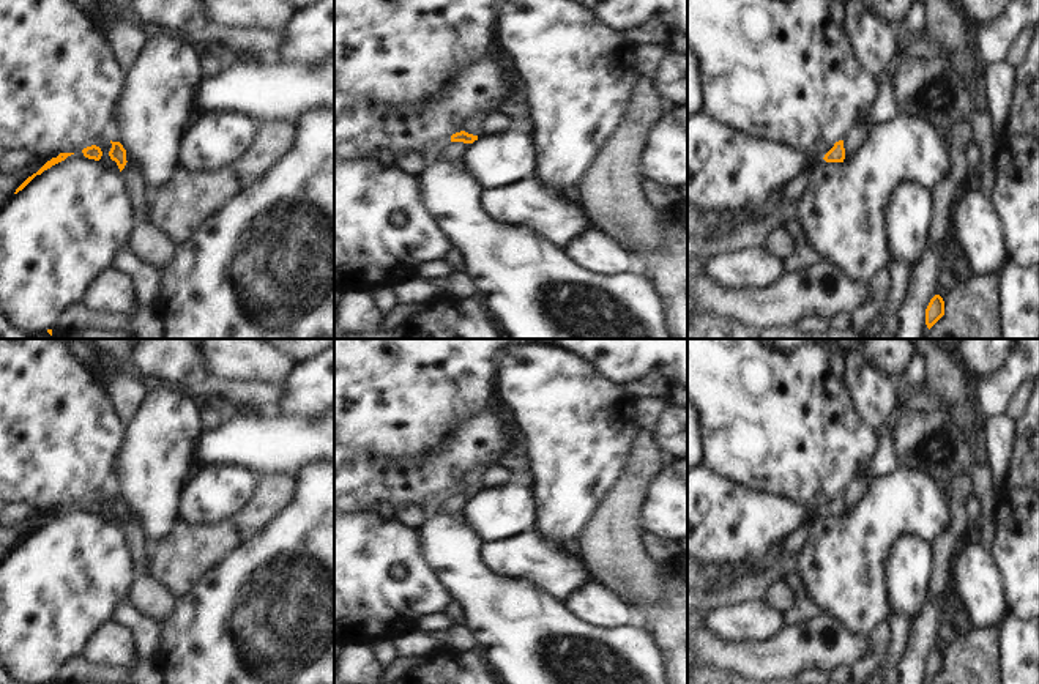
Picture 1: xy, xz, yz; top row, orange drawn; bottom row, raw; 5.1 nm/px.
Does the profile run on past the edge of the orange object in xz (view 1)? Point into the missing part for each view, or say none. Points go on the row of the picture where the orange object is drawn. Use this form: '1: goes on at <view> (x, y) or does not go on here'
1: does not go on here

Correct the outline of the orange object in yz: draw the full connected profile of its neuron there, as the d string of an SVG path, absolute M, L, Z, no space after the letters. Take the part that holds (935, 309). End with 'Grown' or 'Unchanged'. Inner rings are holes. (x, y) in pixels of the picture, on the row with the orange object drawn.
M935 295L925 309L925 325L930 329L944 315L944 301Z. Unchanged

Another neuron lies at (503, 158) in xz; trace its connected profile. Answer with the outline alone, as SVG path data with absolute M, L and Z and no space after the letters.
M508 129L465 143L460 162L482 189L493 189L533 177L536 147L528 132Z

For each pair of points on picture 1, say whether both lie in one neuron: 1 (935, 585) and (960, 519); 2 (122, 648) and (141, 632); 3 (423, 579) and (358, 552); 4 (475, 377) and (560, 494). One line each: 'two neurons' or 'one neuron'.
1: one neuron
2: two neurons
3: one neuron
4: two neurons

